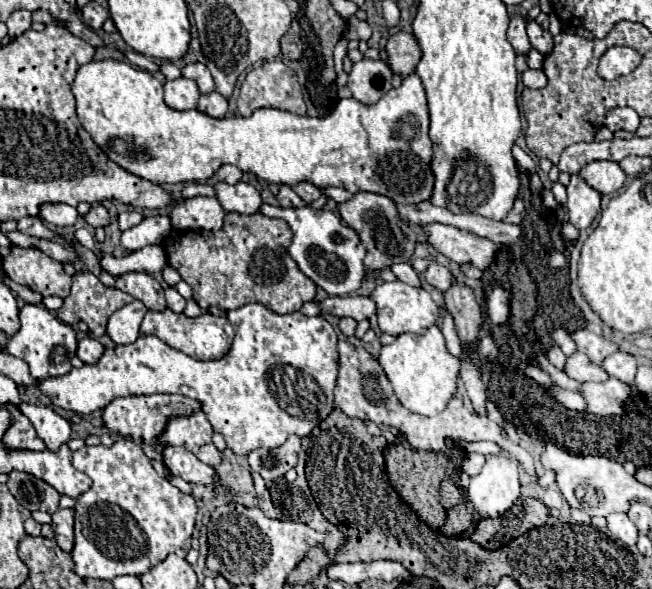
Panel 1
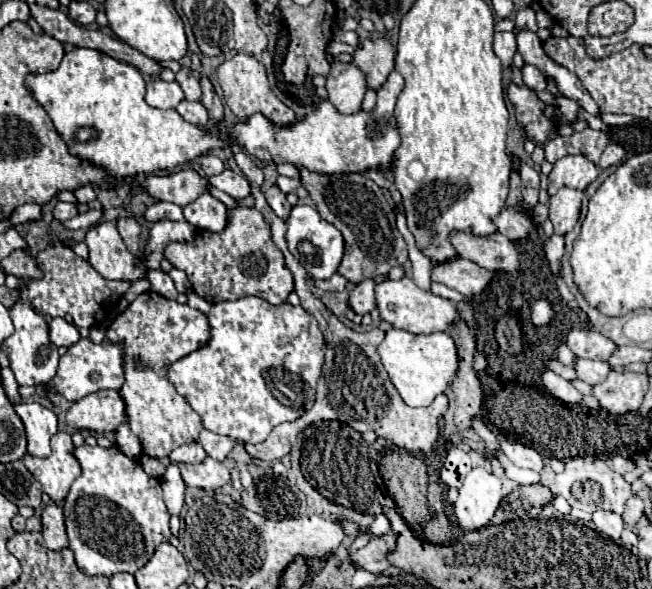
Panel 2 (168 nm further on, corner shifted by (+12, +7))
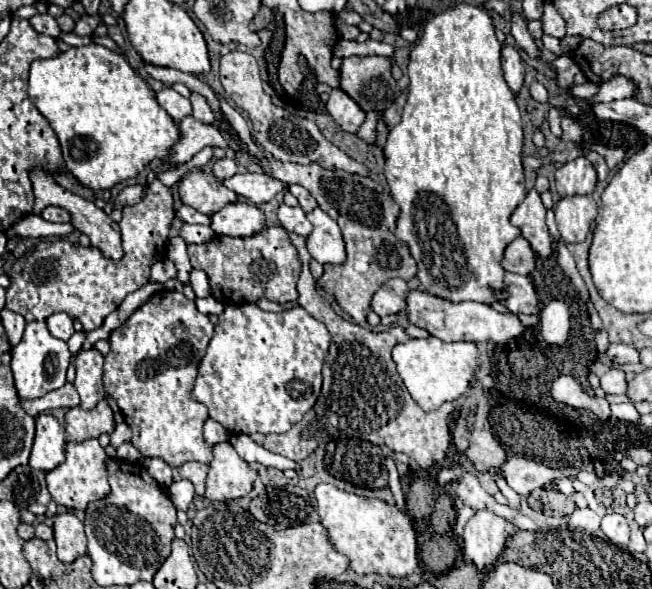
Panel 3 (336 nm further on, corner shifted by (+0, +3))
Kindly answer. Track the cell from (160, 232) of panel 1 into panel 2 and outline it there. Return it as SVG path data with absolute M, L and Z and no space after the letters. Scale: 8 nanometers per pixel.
M158 201L158 203L150 205L144 217L146 217L148 221L162 221L162 219L184 221L182 207L178 207L178 205L174 205L174 203L166 203L166 201Z

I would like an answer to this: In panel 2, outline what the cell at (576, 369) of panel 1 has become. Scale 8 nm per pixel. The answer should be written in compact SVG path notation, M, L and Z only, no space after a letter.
M578 359L576 361L576 373L582 381L588 385L596 385L604 381L604 377L610 373L610 365L604 361L590 361L590 359Z

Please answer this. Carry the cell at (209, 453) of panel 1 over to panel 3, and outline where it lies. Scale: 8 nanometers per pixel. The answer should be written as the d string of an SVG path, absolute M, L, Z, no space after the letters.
M186 461L182 467L180 467L180 475L184 479L190 479L196 487L196 495L204 495L204 481L206 481L206 475L208 475L208 465L206 463L200 463L200 461Z

